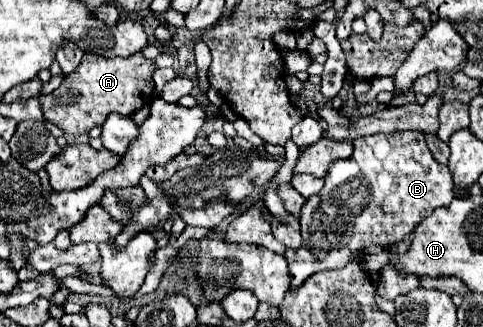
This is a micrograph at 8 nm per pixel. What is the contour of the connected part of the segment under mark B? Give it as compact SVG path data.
M401 131L401 133L377 133L359 137L353 141L355 151L349 159L335 161L329 167L325 177L325 187L319 195L313 195L303 205L301 249L287 249L285 259L289 261L291 271L291 289L301 285L311 273L321 269L339 269L351 261L359 261L365 255L365 249L371 245L391 245L411 233L433 209L441 205L449 205L453 199L453 175L445 165L439 165L423 139L421 131Z

